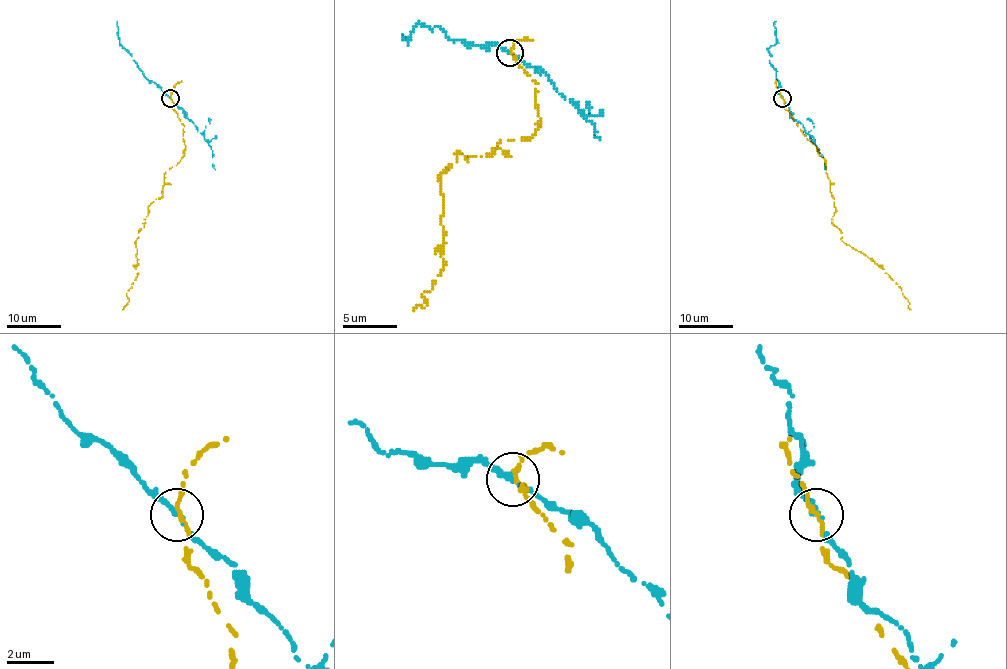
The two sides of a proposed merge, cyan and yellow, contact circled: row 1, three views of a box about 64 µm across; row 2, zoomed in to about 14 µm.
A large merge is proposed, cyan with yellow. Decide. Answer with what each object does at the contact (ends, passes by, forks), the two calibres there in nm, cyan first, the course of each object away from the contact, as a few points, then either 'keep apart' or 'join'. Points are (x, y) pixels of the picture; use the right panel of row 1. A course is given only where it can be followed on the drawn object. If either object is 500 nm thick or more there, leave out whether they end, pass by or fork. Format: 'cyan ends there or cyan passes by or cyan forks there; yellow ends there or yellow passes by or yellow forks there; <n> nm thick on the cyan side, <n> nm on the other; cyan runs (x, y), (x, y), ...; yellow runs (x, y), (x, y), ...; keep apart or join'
cyan passes by; yellow ends there; 200 nm thick on the cyan side, 240 nm on the other; cyan runs (783, 98), (768, 49), (776, 43), (773, 25), (776, 21); yellow runs (783, 98), (826, 165), (835, 207), (831, 222), (842, 241), (882, 267), (901, 288), (911, 309); keep apart

